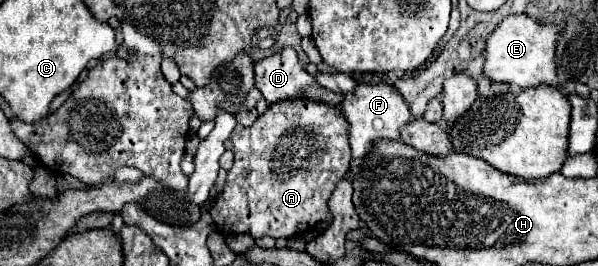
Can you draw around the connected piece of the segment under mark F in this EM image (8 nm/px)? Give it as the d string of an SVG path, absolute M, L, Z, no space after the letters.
M385 82L355 86L355 90L347 94L347 98L341 102L341 110L349 122L349 144L353 152L353 166L361 166L373 140L379 140L379 138L399 140L399 128L411 122L411 112L405 98L397 88Z

